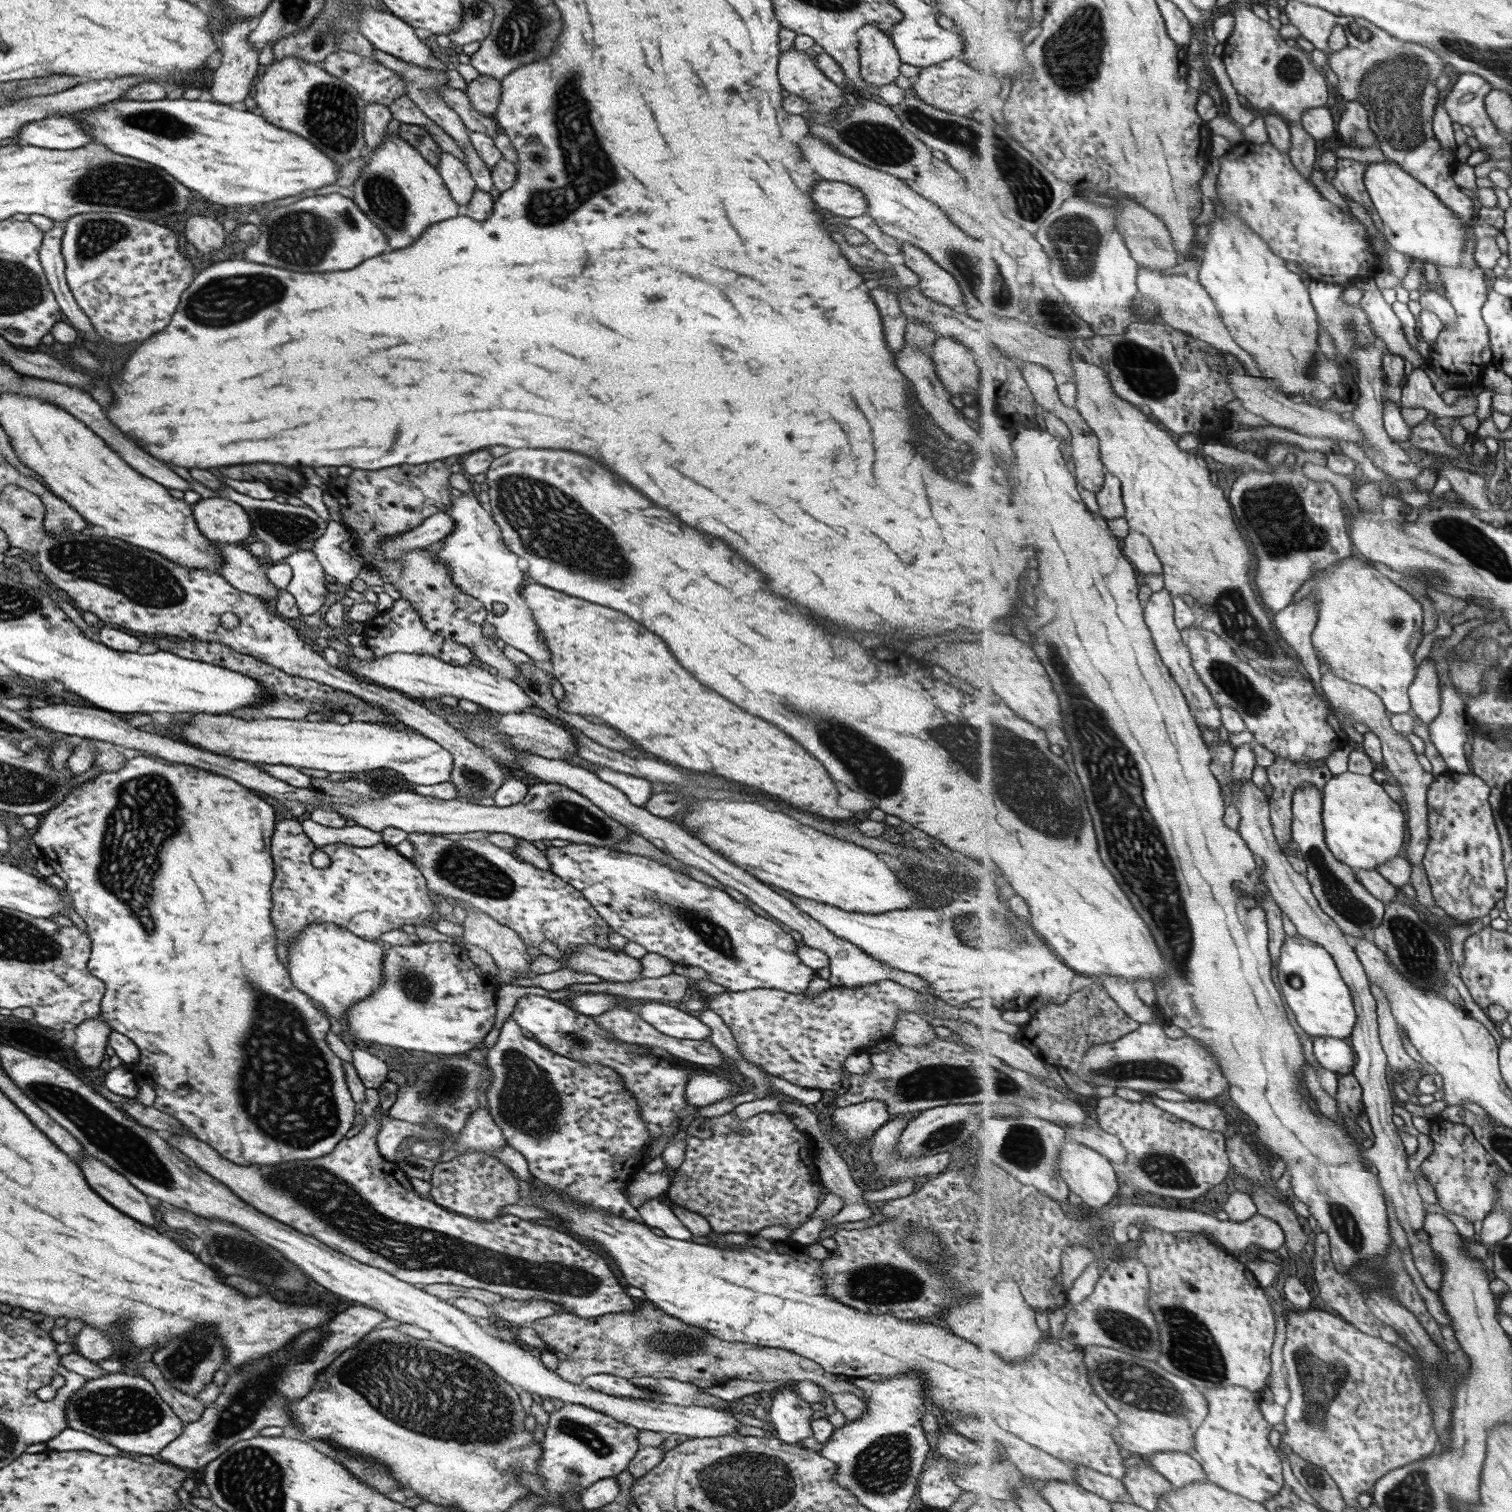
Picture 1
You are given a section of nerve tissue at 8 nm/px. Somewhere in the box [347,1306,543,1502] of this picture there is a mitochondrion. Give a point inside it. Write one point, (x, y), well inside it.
(365, 1469)

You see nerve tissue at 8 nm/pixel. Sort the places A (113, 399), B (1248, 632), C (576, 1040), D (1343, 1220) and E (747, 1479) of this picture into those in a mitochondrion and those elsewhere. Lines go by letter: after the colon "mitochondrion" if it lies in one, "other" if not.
A: other
B: mitochondrion
C: mitochondrion
D: mitochondrion
E: mitochondrion

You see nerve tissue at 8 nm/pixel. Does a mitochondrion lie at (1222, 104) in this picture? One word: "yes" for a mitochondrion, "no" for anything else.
no

